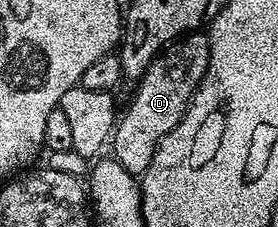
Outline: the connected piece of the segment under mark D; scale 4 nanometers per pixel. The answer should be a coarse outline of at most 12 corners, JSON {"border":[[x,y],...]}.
{"border":[[209,40],[168,42],[115,123],[113,157],[142,176],[209,68]]}

